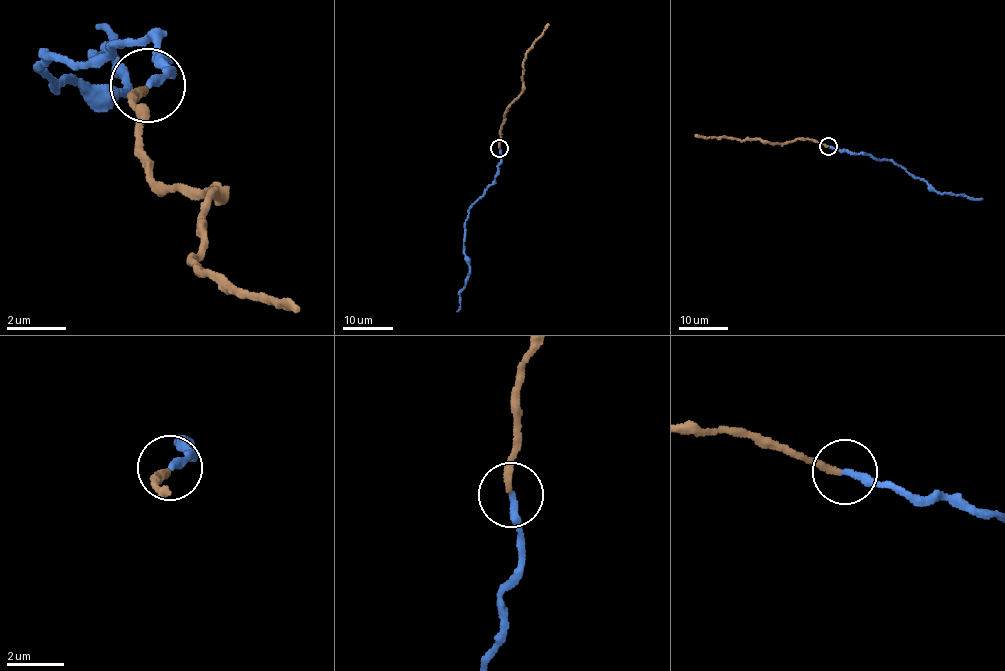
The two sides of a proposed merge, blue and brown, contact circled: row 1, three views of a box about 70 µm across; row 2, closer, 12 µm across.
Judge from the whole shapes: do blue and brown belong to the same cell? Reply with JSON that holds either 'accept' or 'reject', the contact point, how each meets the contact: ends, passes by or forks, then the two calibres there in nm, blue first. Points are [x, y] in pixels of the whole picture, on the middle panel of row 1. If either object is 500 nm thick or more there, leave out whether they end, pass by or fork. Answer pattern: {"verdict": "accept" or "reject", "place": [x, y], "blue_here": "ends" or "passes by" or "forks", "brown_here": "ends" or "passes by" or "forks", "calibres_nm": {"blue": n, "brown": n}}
{"verdict": "reject", "place": [499, 148], "blue_here": "ends", "brown_here": "ends", "calibres_nm": {"blue": 240, "brown": 240}}

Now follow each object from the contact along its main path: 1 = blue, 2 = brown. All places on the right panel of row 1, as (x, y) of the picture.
1: (829, 146), (886, 159), (924, 178), (941, 193), (982, 199)
2: (827, 146), (803, 139), (774, 144), (746, 138), (695, 136)

